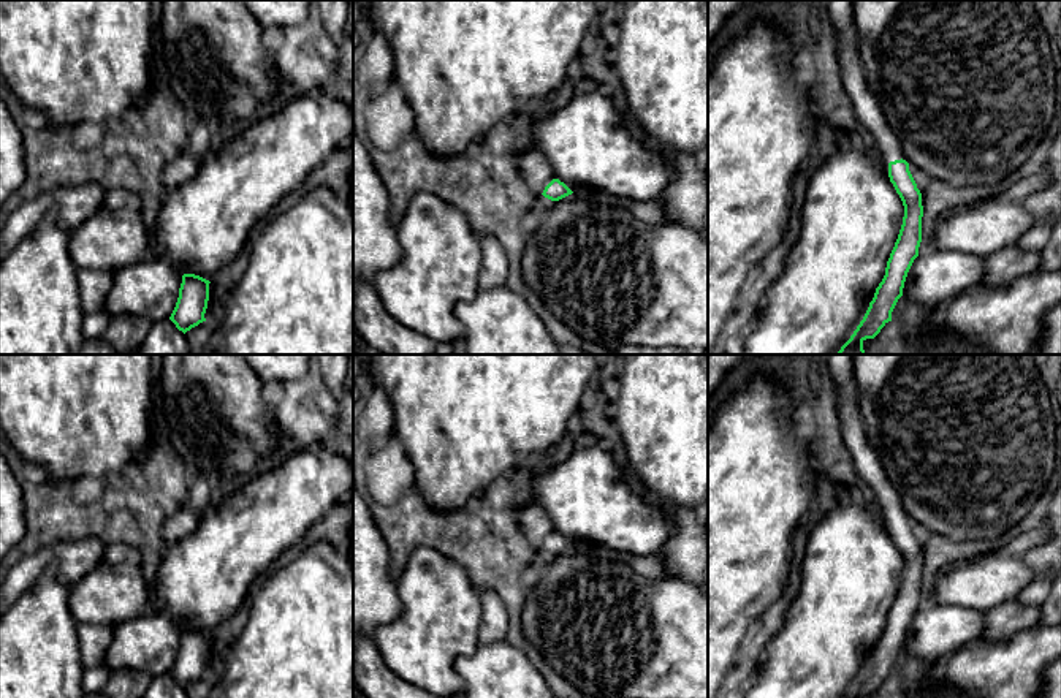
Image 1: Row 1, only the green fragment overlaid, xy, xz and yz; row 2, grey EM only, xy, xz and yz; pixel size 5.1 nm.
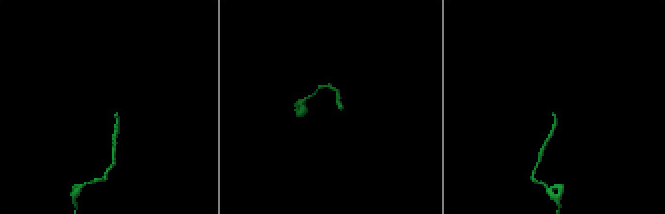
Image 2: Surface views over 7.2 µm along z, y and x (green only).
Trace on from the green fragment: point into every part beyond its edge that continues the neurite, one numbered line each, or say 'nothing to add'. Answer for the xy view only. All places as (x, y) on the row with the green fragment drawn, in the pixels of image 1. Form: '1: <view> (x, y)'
nothing to add

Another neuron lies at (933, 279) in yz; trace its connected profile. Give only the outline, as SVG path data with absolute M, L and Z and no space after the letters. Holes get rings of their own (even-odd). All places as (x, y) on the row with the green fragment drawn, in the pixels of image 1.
M958 250L918 255L907 272L903 296L907 302L936 307L975 286L985 271L985 258Z

